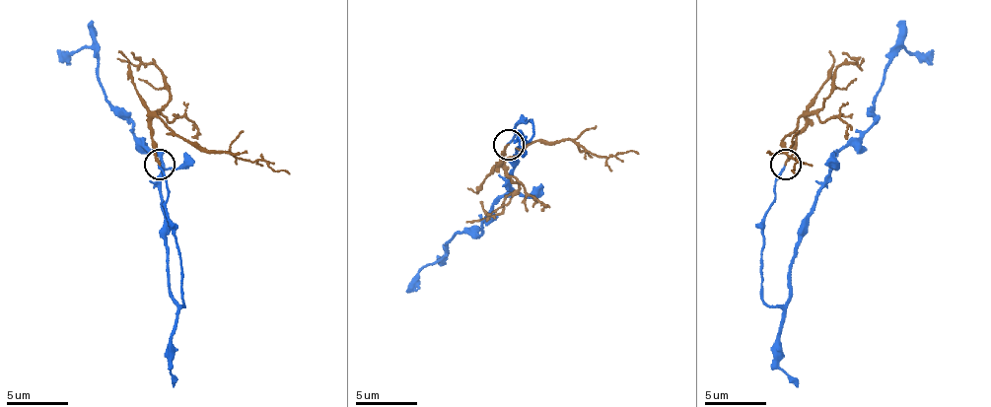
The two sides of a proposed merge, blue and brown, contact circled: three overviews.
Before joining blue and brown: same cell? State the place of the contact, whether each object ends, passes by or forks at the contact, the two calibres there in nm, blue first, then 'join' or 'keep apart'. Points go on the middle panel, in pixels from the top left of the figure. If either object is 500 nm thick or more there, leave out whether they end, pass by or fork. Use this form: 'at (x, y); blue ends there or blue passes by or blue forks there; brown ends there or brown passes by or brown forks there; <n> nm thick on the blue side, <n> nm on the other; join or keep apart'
at (509, 145); blue ends there; brown ends there; 150 nm thick on the blue side, 180 nm on the other; keep apart

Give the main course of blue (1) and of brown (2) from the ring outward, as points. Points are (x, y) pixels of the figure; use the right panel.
1: (785, 163), (763, 218), (770, 306), (788, 298), (831, 160), (874, 120), (885, 65), (904, 47), (935, 50)
2: (785, 163), (794, 136), (807, 123), (804, 117), (782, 142), (782, 151), (797, 160), (794, 175)

